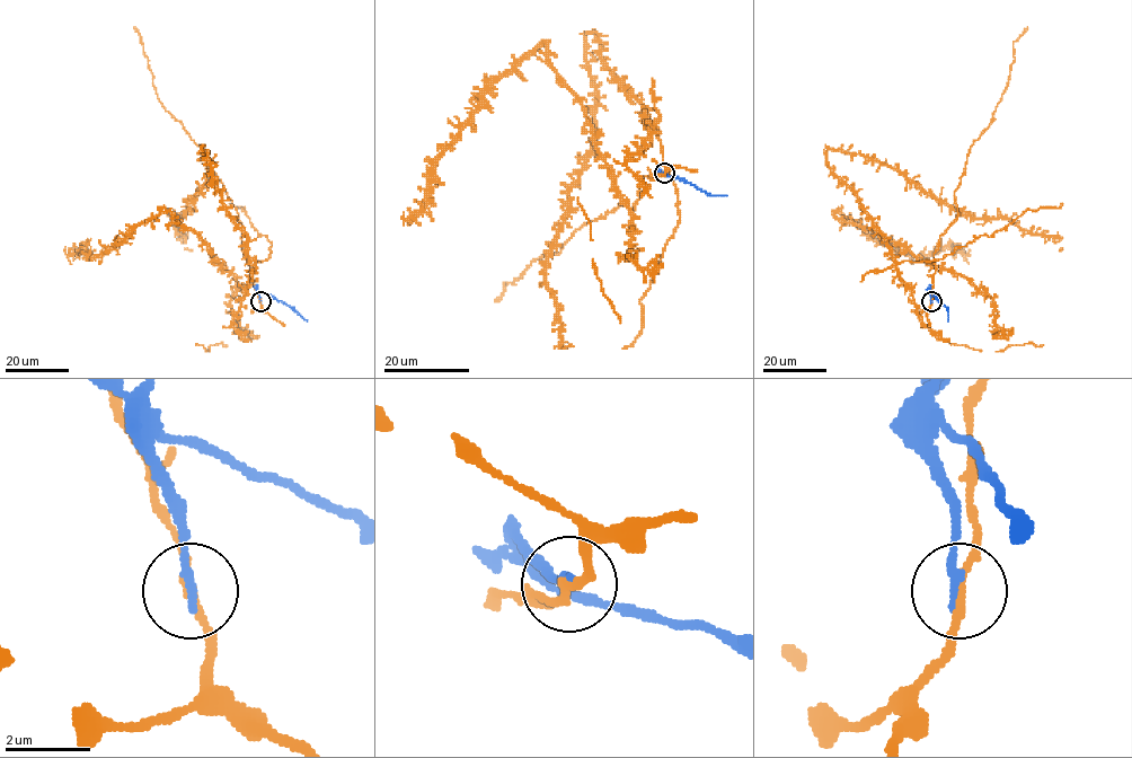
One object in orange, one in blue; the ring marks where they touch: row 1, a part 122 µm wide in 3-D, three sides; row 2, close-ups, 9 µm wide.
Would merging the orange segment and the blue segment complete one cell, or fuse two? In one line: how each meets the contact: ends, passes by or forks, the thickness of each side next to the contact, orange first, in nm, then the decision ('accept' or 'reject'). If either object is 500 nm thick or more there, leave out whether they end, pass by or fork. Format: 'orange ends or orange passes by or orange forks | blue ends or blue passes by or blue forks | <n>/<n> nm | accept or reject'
orange passes by | blue ends | 180/220 nm | reject

